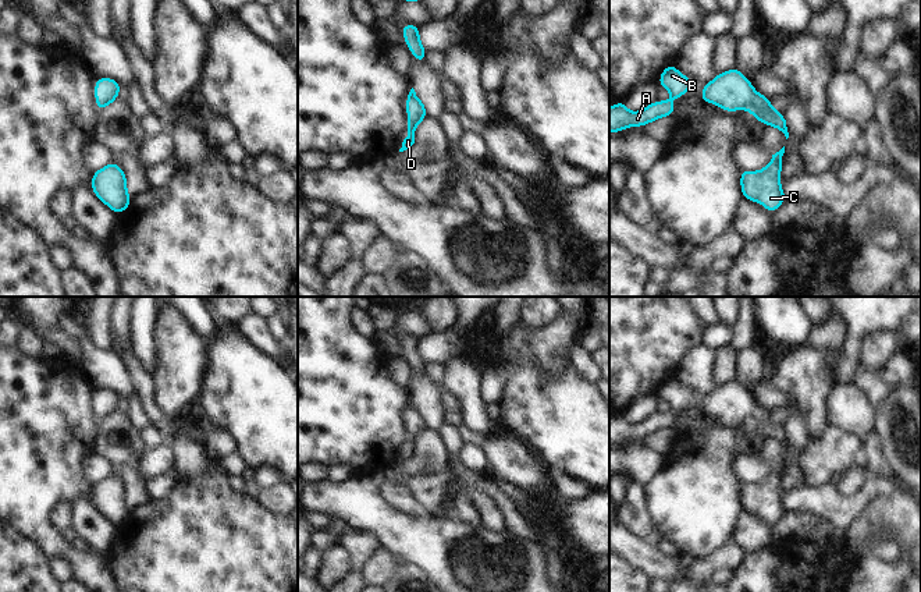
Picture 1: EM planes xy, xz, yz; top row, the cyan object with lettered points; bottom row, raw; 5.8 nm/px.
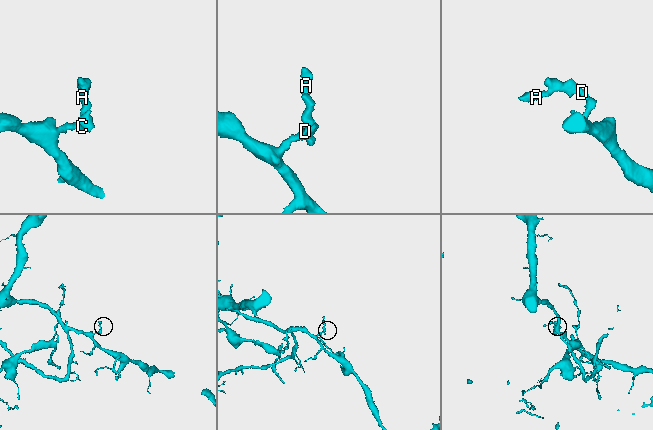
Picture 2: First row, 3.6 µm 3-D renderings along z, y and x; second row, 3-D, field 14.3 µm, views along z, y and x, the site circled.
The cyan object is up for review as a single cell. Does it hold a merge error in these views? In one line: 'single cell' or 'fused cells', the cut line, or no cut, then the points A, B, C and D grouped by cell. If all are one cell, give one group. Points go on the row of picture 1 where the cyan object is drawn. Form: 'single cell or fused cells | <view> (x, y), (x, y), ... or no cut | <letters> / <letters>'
single cell | no cut | A B C D

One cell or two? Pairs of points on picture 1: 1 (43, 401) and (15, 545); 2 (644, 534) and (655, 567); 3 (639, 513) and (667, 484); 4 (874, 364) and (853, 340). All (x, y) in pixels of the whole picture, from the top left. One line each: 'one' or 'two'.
1: two
2: two
3: two
4: two

